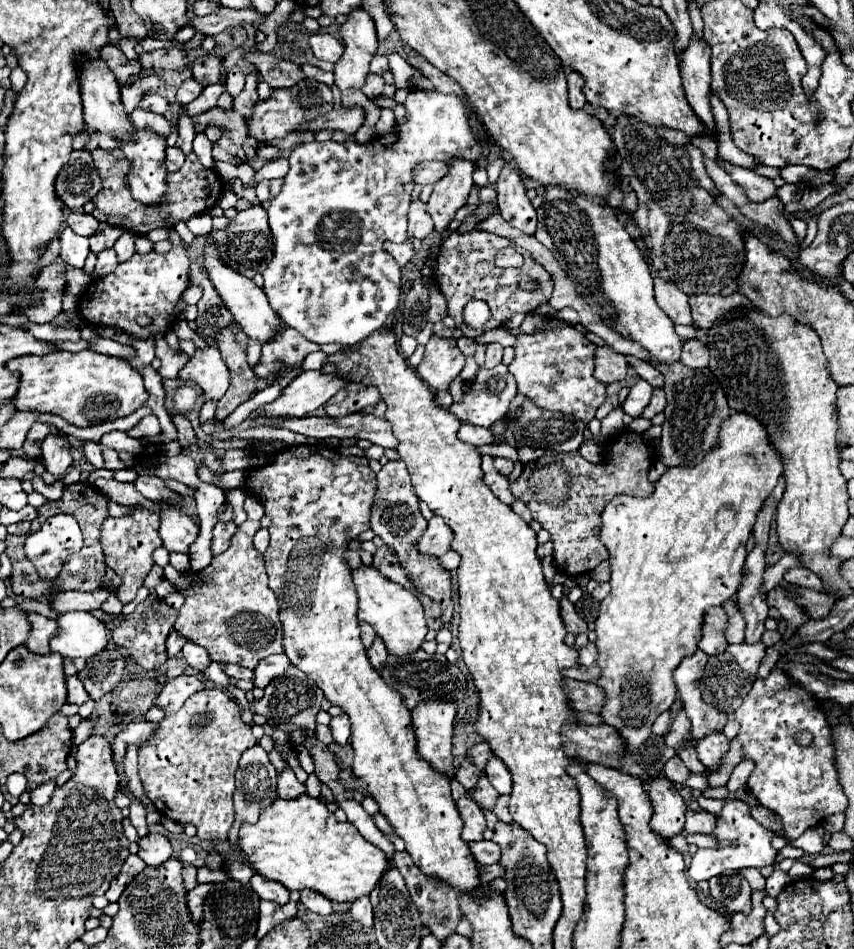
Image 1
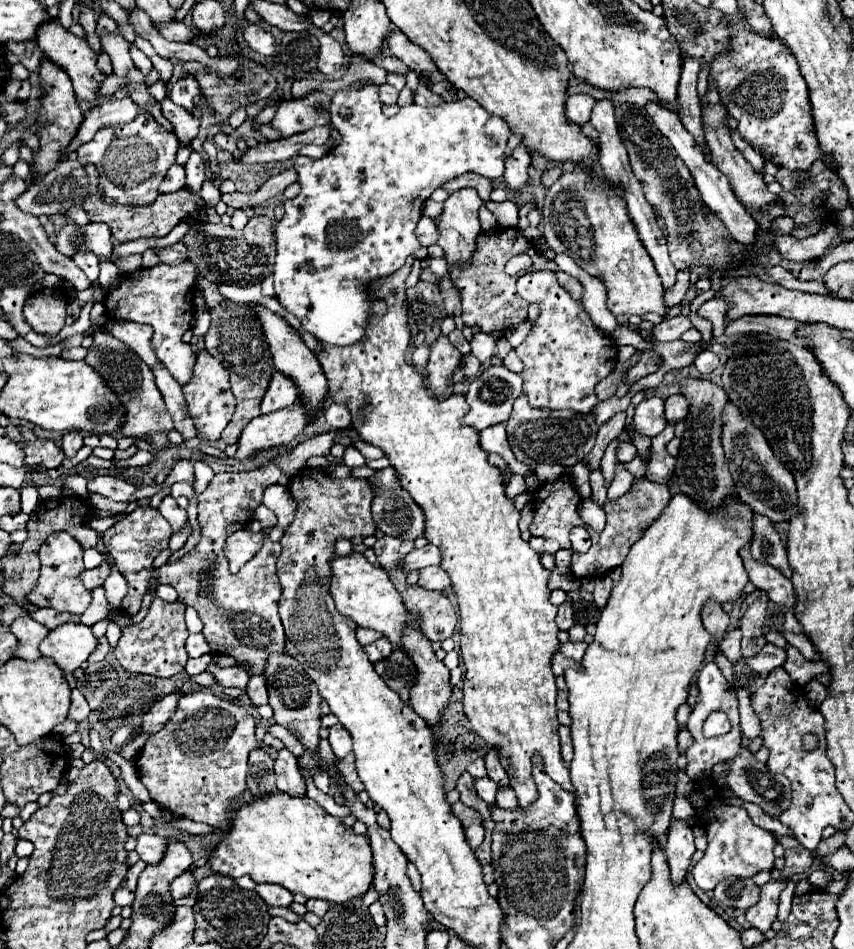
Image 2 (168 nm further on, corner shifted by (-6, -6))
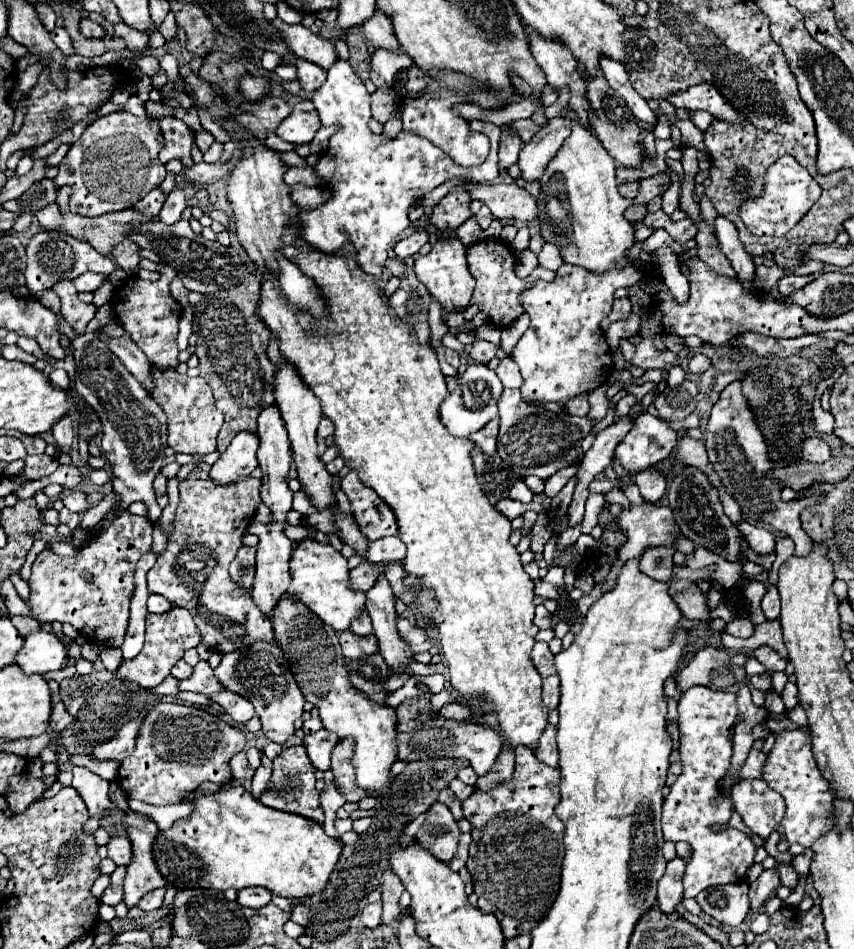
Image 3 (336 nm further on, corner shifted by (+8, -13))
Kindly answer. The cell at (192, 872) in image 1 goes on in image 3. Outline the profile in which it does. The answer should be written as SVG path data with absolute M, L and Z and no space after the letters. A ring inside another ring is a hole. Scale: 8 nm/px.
M165 887L163 889L155 889L155 891L149 891L147 895L145 895L145 899L141 899L139 903L137 903L137 907L141 909L141 911L155 911L155 909L159 909L161 907L161 903L163 903L163 895L165 895Z

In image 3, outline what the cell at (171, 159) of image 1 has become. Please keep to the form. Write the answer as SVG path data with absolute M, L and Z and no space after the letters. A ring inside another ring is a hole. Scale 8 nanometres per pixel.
M157 187L157 189L149 191L143 199L139 199L133 205L133 209L139 211L139 213L143 213L145 217L157 217L159 211L161 211L161 207L163 207L163 203L165 203L165 193Z

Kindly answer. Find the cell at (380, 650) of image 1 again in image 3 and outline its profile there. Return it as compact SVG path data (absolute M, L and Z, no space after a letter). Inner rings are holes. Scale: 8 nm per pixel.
M339 631L339 643L343 647L343 655L347 659L361 659L361 657L369 657L373 653L379 651L377 647L377 637L375 635L353 635L351 631Z

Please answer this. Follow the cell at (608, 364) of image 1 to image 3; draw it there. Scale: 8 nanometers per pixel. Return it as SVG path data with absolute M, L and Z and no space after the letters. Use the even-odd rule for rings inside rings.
M577 395L573 399L569 399L563 409L569 413L569 415L579 415L579 417L585 417L589 413L589 403L587 403L587 395Z

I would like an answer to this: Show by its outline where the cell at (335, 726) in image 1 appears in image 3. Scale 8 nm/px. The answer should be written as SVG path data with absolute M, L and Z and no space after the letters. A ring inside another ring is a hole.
M317 731L313 735L305 735L303 739L303 747L307 749L307 755L313 763L315 769L327 771L331 765L331 749L337 745L337 735L333 735L331 731Z

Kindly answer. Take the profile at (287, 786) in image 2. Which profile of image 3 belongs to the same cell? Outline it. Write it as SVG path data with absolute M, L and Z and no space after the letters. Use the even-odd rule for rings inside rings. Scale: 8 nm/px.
M261 755L261 767L255 771L253 787L251 787L251 795L255 799L257 799L257 795L261 795L261 791L265 791L269 777L271 777L271 759L267 755Z

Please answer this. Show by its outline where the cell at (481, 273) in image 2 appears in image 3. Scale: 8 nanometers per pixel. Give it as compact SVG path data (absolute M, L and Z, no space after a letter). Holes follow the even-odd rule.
M487 239L487 241L481 241L481 243L475 243L467 249L467 263L471 274L476 275L477 287L475 287L475 293L473 293L473 305L477 305L483 313L487 313L487 317L499 325L499 327L507 327L511 325L519 315L523 315L523 305L519 303L519 295L523 291L523 287L533 287L535 279L545 279L545 281L551 281L555 277L553 271L545 269L545 267L537 267L531 277L527 279L519 279L513 271L513 251L507 243L499 243L499 241L493 241L493 239Z

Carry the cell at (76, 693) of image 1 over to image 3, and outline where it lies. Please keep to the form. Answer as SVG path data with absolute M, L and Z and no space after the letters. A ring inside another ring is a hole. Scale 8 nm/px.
M61 701L55 703L55 705L53 705L53 713L51 713L51 729L59 733L59 731L63 731L71 721L73 721L73 717L65 711L63 703L61 703Z

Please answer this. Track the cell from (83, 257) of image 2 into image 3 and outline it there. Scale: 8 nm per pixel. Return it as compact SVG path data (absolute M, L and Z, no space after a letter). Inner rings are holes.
M85 273L85 275L79 275L73 283L75 283L77 291L97 291L105 281L107 281L107 275Z

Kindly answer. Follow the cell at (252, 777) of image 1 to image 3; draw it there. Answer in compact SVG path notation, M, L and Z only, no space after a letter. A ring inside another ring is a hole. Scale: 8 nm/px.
M245 751L233 755L233 759L229 761L229 765L231 765L231 775L233 775L235 779L247 779L247 781L251 781L253 775L255 775L255 771L253 771L253 769L249 767L249 763L247 763Z

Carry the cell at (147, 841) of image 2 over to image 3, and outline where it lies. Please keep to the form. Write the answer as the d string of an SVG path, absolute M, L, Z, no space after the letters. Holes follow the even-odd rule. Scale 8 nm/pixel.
M125 835L121 837L111 837L107 843L107 857L115 865L129 865L131 859L131 843Z

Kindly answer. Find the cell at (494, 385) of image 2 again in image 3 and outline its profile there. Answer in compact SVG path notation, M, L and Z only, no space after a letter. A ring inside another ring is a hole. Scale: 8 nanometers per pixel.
M471 363L467 369L459 375L459 385L457 389L443 399L439 405L439 419L451 431L455 437L469 437L471 433L479 431L489 419L497 415L497 401L501 397L503 385L495 371L491 371L485 363Z

